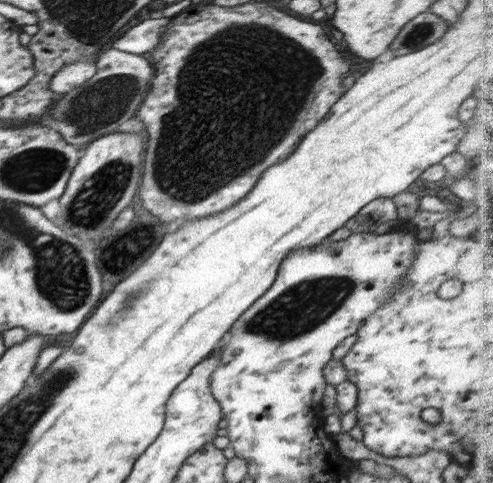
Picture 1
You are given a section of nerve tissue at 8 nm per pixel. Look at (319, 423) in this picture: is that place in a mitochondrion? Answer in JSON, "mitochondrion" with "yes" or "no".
{"mitochondrion":"no"}

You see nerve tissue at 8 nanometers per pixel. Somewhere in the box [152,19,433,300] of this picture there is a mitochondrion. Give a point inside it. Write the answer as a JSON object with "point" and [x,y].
{"point":[198,54]}

